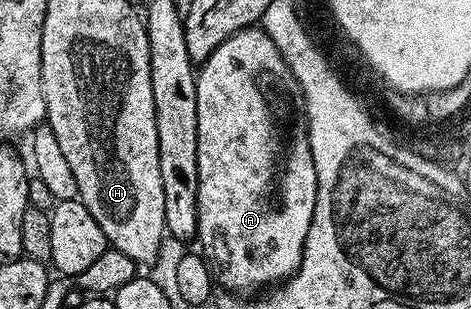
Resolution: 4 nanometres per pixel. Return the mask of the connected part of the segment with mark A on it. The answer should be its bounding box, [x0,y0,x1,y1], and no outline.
[195,26,317,293]

